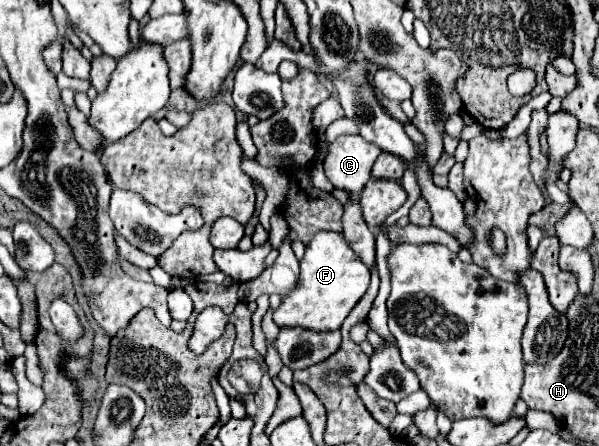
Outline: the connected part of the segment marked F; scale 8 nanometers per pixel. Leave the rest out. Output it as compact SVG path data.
M318 232L312 238L312 242L306 246L306 254L300 260L298 284L288 296L284 296L280 308L274 312L274 322L280 328L302 326L302 328L310 328L310 330L318 330L318 332L336 330L342 326L342 322L346 320L350 310L364 296L364 292L368 290L368 284L370 284L370 270L368 270L368 266L362 264L362 260L356 256L356 252L352 252L352 248L348 248L348 244L344 244L344 234L342 232Z

